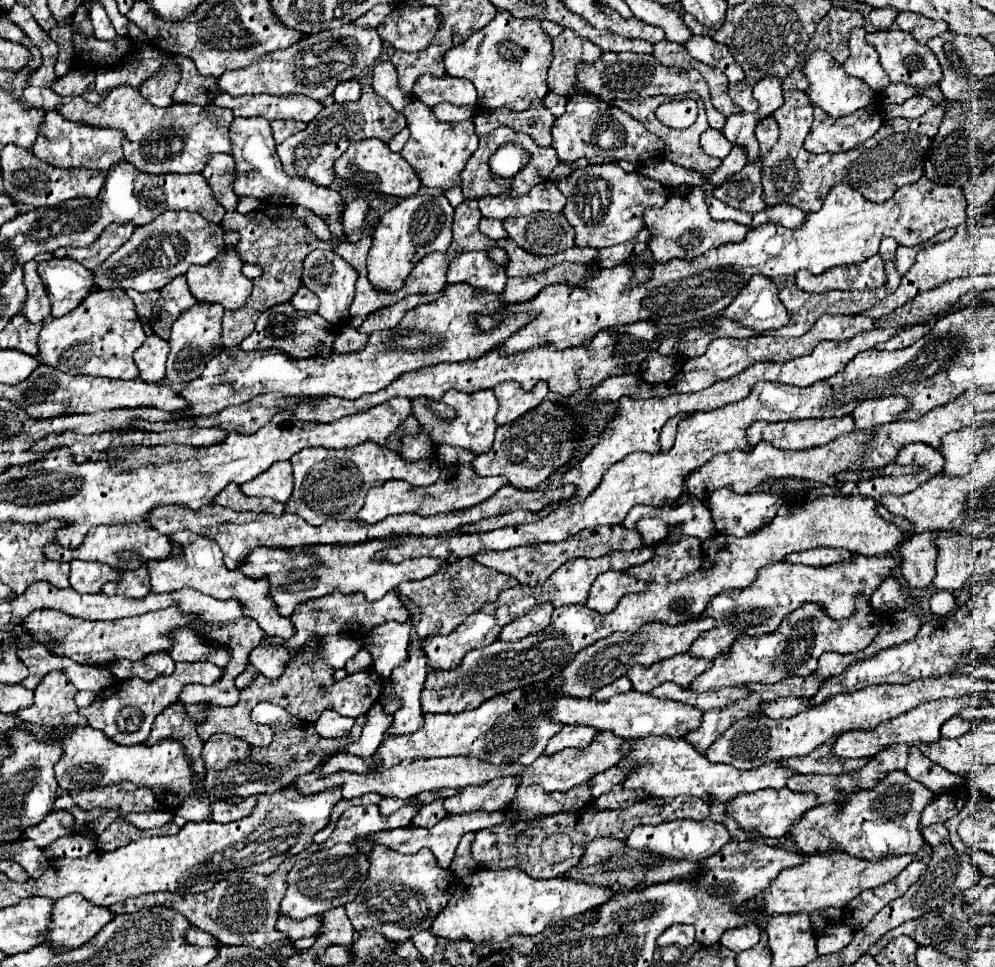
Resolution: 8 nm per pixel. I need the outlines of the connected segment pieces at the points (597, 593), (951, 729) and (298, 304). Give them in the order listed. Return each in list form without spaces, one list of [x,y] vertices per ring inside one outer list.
[[[604,572],[592,584],[586,606],[596,612],[610,612],[624,594],[642,590],[646,590],[646,584],[628,576],[626,572]]]
[[[952,716],[944,726],[942,726],[942,736],[944,738],[958,738],[964,732],[968,732],[972,728],[970,720],[964,720],[962,716]]]
[[[306,286],[298,288],[298,292],[290,298],[290,304],[298,310],[304,310],[304,312],[316,312],[318,310],[318,298]]]

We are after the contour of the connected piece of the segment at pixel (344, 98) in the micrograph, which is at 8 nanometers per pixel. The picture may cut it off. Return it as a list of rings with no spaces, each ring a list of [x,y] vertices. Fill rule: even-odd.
[[[358,80],[340,82],[334,90],[334,100],[336,102],[354,102],[358,98],[360,98],[360,82]]]

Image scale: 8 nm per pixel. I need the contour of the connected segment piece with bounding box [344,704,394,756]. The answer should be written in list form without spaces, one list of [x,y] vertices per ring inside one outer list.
[[[374,704],[374,708],[370,708],[370,712],[366,712],[366,724],[362,730],[362,736],[356,743],[348,745],[344,748],[344,752],[356,754],[356,756],[372,756],[378,748],[378,744],[382,742],[384,734],[388,732],[388,726],[392,724],[394,716],[388,712],[382,712],[380,704]]]

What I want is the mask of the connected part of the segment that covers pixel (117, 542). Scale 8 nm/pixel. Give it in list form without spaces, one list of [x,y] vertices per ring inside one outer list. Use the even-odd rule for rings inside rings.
[[[140,522],[140,524],[112,524],[112,526],[94,526],[90,528],[90,532],[86,534],[86,540],[82,542],[80,548],[76,550],[66,550],[56,542],[48,542],[44,548],[46,558],[50,560],[98,560],[98,562],[106,562],[112,568],[120,568],[120,570],[136,570],[138,568],[138,558],[142,562],[146,560],[164,560],[172,550],[172,544],[168,540],[168,536],[162,536],[156,528],[150,528],[150,524]]]

